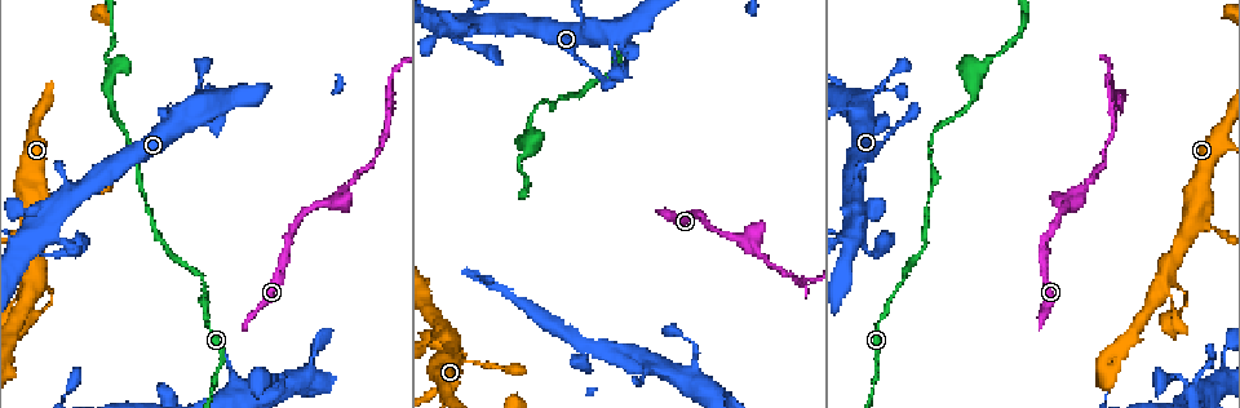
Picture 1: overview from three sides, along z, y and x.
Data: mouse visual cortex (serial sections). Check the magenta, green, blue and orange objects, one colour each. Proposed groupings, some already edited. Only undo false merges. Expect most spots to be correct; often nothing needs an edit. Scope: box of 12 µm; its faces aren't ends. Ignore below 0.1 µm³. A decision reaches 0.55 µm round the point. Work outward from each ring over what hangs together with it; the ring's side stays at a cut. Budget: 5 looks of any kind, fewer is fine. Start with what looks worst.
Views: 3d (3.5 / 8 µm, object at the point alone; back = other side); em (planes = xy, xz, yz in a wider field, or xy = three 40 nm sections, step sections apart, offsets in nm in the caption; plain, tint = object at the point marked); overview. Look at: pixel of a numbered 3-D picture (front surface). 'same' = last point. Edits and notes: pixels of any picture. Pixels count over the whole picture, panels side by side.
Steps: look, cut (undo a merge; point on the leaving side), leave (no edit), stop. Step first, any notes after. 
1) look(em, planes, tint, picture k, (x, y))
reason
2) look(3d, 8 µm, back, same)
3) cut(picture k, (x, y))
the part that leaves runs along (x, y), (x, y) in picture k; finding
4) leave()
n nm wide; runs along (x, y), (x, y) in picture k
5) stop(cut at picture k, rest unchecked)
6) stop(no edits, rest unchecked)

look(3d, 3.5 µm, picture 1, (111, 68))

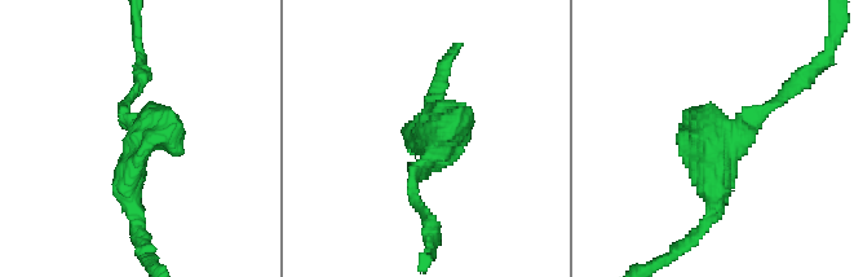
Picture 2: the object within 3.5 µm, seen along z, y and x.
look(em, xy, step 1, tint, picture 2, (140, 144))

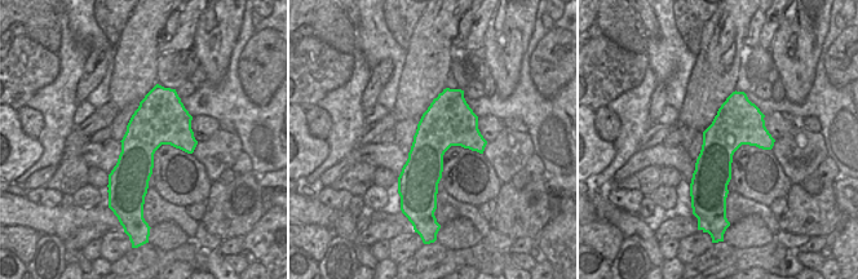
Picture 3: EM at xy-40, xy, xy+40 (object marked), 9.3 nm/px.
look(em, xy, step 2, tint, same)
cut it another way

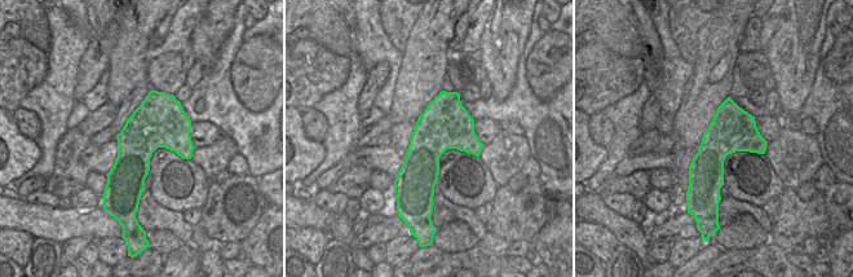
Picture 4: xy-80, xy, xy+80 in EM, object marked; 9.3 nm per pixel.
leave()
continuous, no second cell

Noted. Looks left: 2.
look(3d, 3.5 µm, picture 1, (855, 236))
sharp bend

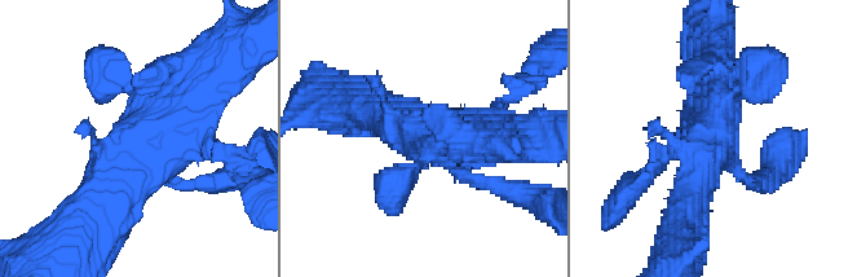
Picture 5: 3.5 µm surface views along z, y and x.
look(em, xy, step 1, tint, picture 5, (712, 141))

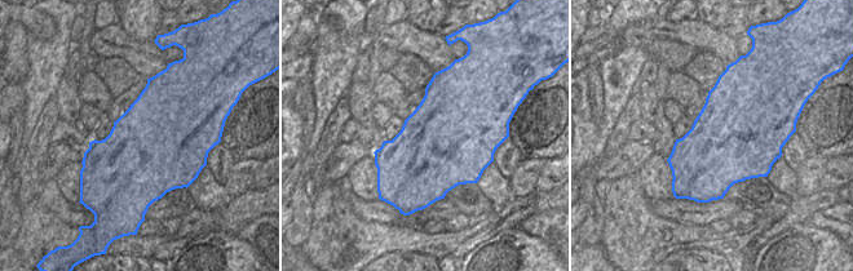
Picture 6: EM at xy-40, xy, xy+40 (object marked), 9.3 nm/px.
leave()
runs along (228, 56), (168, 111), (113, 187) in picture 5; one cell here

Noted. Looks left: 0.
stop(no edits, rest unchecked)

